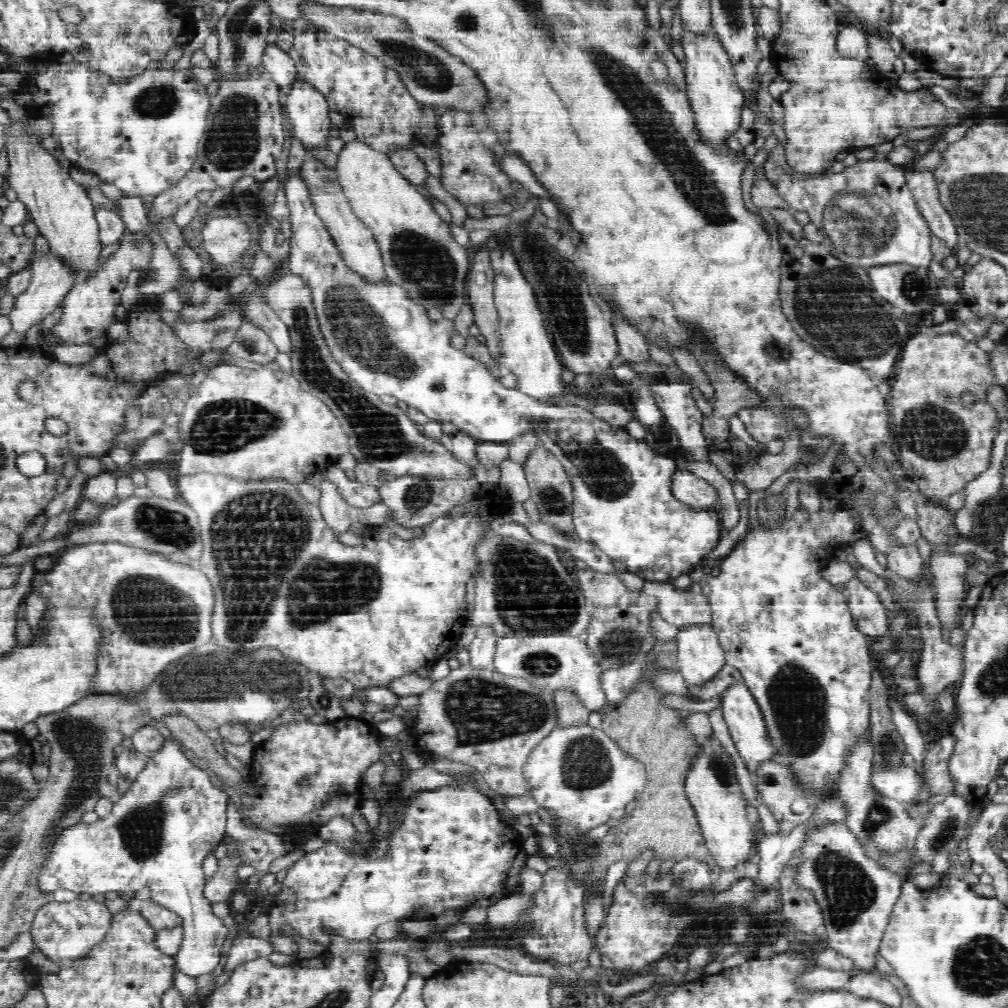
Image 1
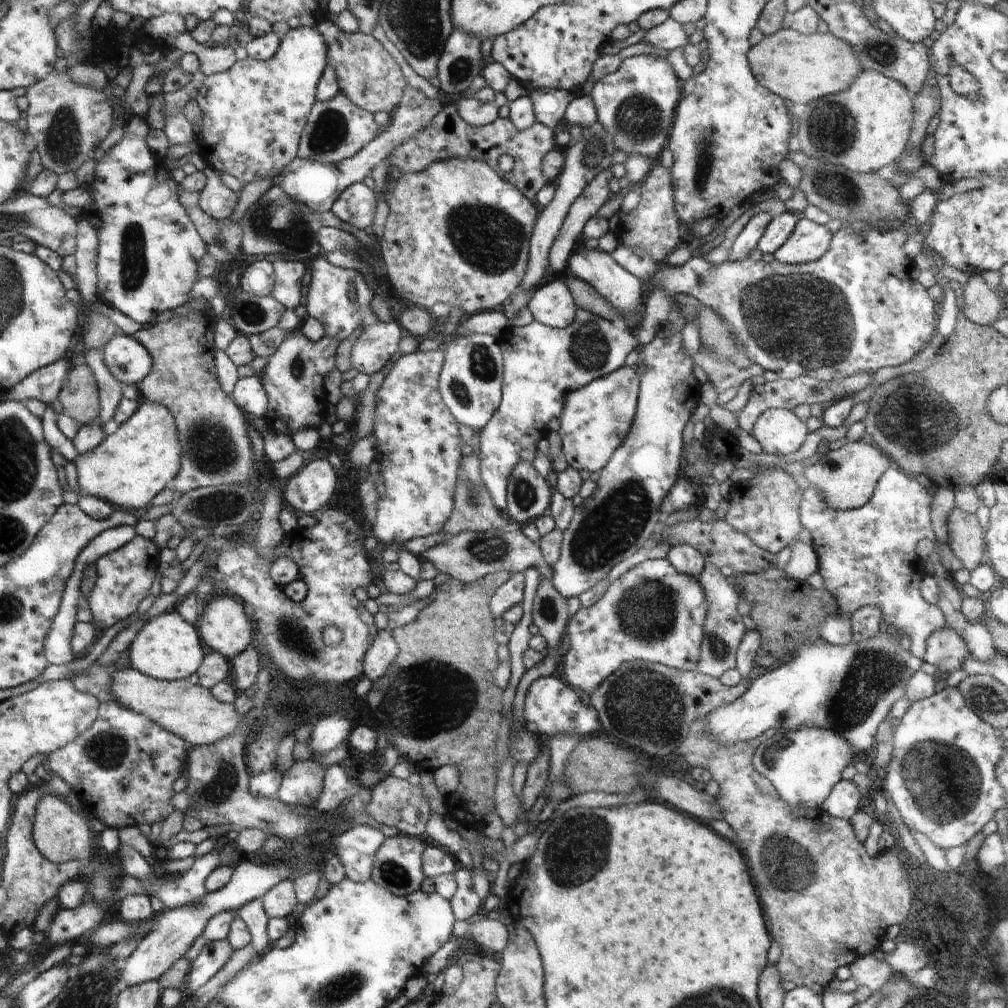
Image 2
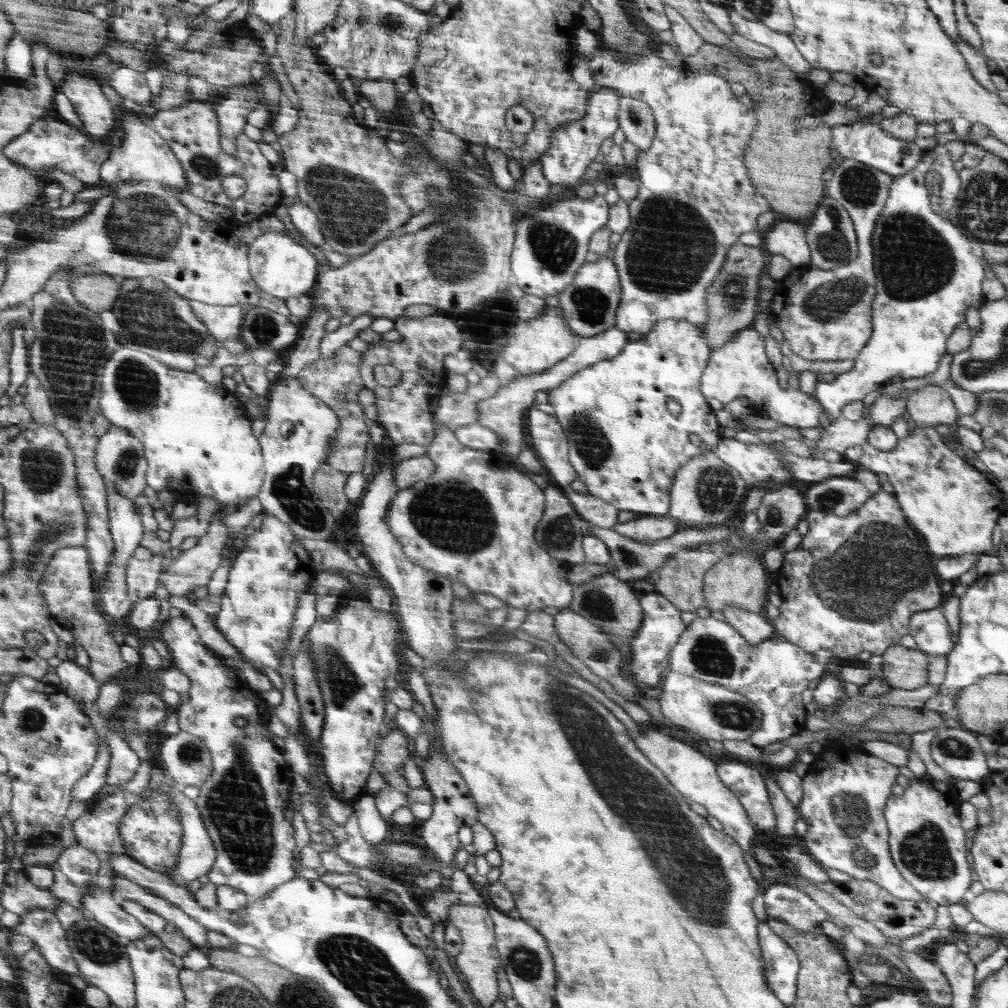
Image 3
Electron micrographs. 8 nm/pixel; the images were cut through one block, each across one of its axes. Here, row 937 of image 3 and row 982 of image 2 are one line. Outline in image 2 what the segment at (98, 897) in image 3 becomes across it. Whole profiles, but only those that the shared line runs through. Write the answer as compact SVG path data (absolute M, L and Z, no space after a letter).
M245 859L236 866L236 870L234 879L227 888L219 892L209 892L206 899L198 905L174 911L165 910L157 916L154 931L148 937L143 938L143 942L139 944L131 958L124 960L121 978L128 987L159 981L180 958L186 956L192 944L196 942L196 938L204 936L208 922L212 921L214 916L227 911L240 912L251 901L261 899L267 891L276 887L276 884L293 877L296 873L295 868L294 870L290 868L290 862L286 866L275 864L275 862L260 866Z

